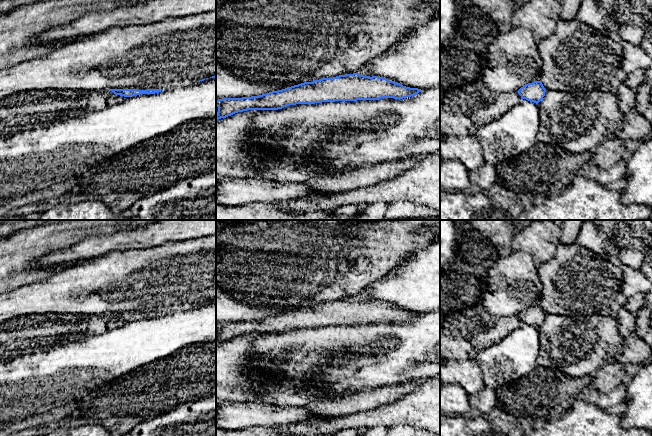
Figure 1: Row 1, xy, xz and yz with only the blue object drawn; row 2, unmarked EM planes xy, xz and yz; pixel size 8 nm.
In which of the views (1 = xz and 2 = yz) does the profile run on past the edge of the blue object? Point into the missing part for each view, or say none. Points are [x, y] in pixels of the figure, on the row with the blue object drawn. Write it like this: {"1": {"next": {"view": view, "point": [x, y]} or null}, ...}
{"1": {"next": null}, "2": {"next": null}}

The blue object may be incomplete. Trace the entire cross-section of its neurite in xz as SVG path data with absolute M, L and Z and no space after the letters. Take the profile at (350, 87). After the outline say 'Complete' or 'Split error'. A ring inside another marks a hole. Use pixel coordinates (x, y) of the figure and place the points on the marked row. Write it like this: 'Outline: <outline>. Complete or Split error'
Outline: M358 73L304 82L282 90L242 98L216 100L216 119L226 118L247 110L278 110L296 104L315 104L335 101L403 99L414 96L421 89L403 86L378 76Z. Complete

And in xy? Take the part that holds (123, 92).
Outline: M108 89L112 91L115 95L121 95L124 97L130 97L140 94L155 94L163 90L160 89L147 89L147 90L138 90L138 89Z. Complete

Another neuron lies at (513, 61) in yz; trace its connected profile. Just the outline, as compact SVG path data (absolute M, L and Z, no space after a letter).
M513 27L498 37L488 47L487 64L481 80L495 92L514 92L528 83L541 80L543 61L533 34L524 27Z

